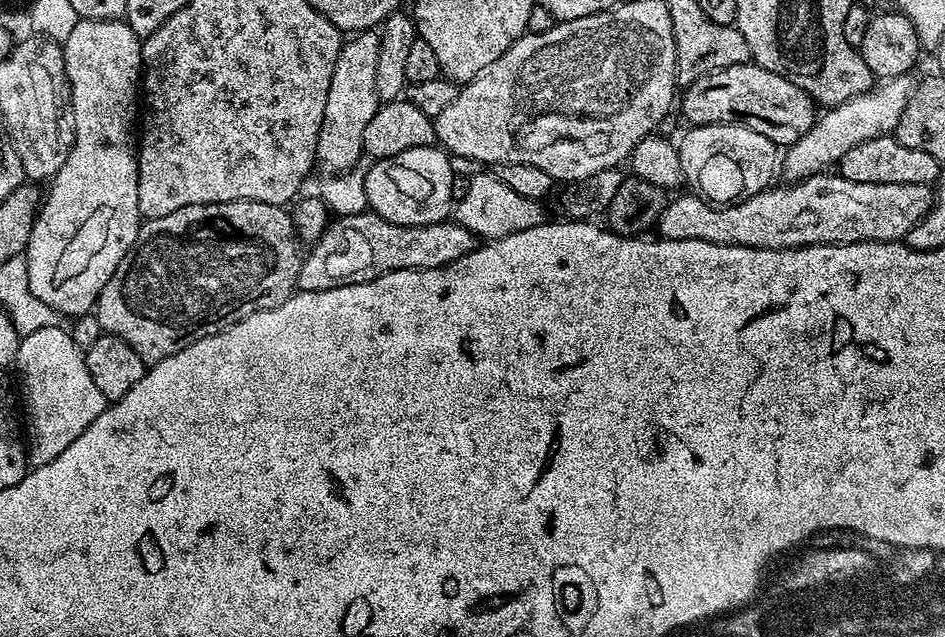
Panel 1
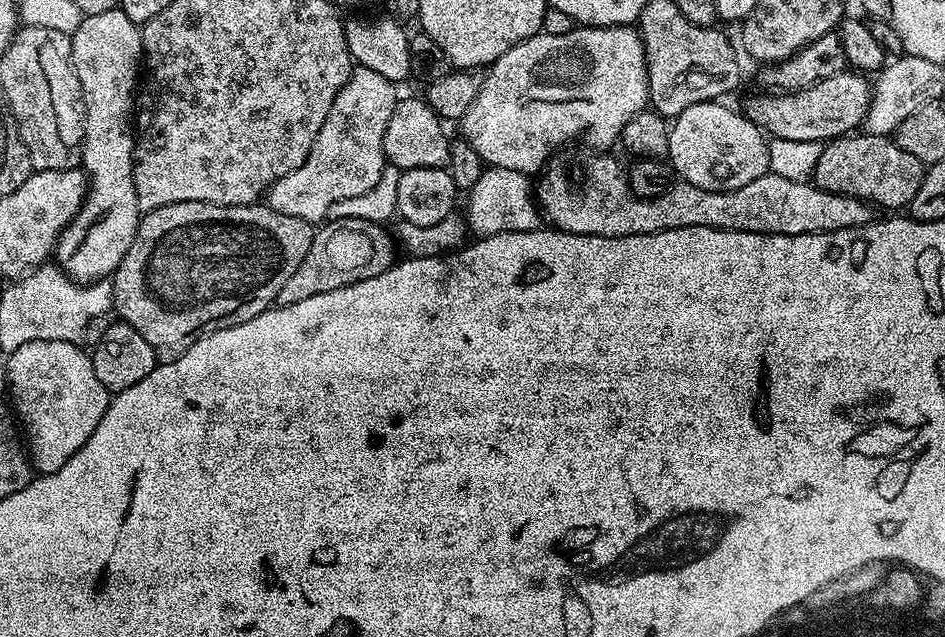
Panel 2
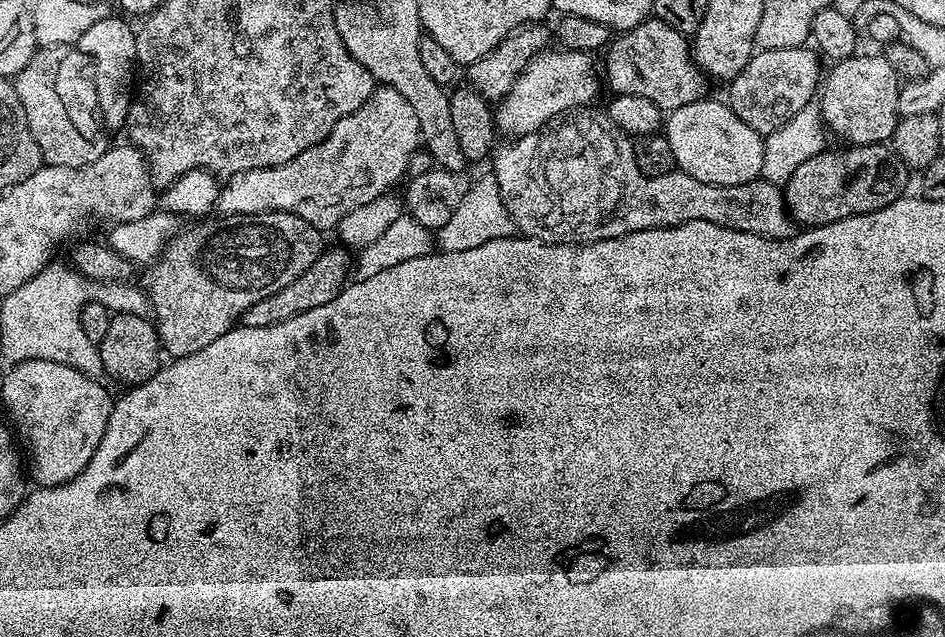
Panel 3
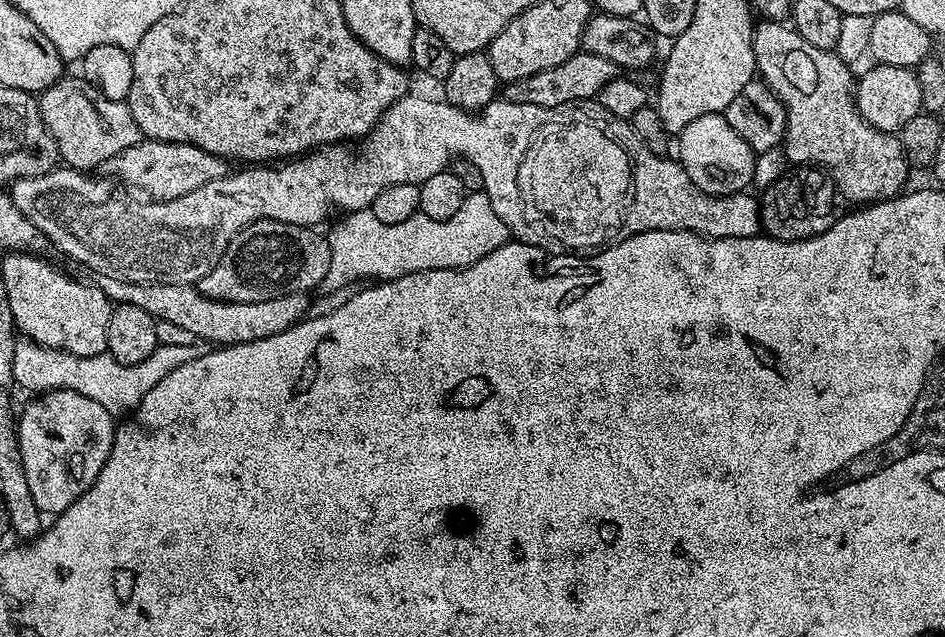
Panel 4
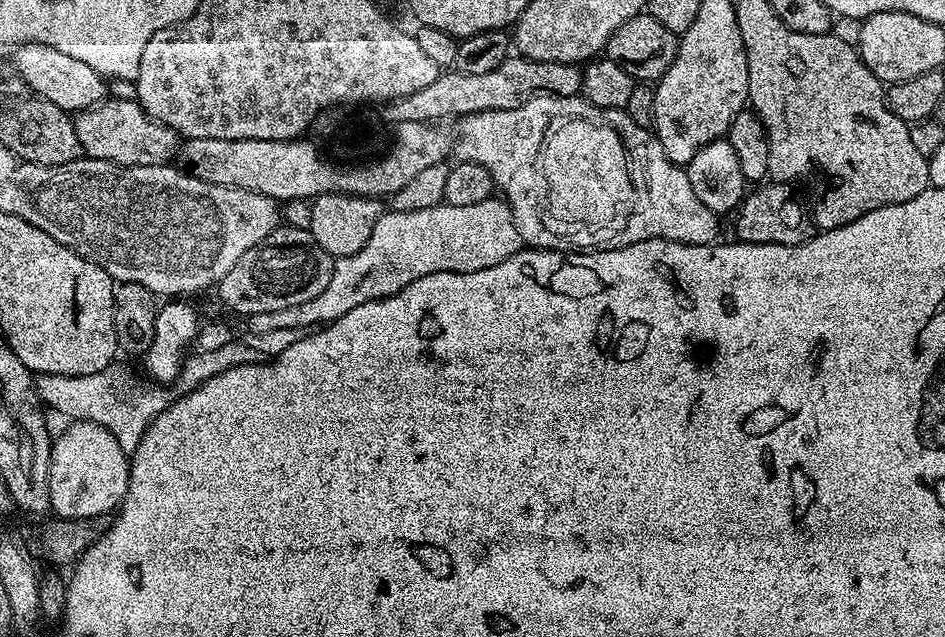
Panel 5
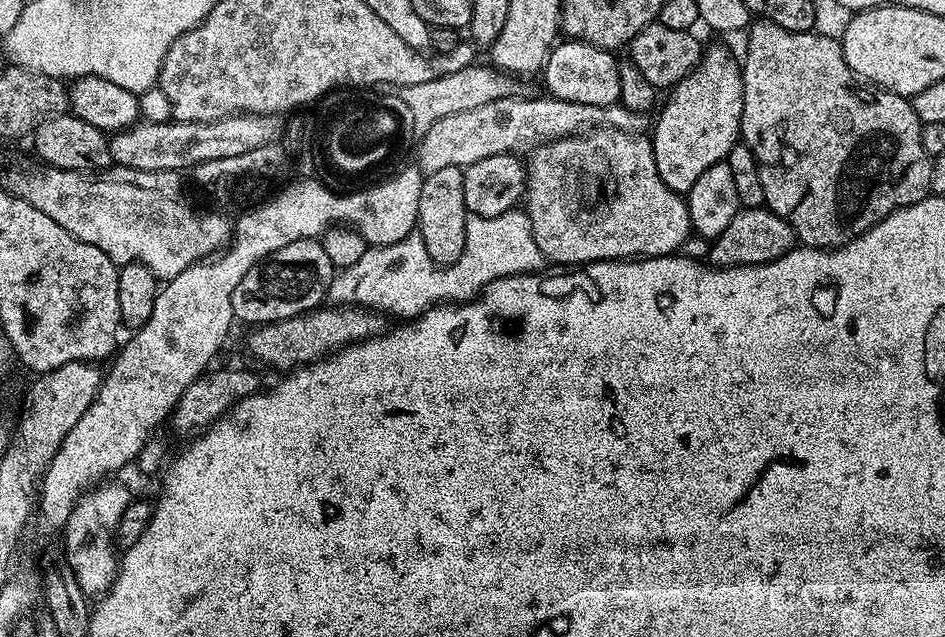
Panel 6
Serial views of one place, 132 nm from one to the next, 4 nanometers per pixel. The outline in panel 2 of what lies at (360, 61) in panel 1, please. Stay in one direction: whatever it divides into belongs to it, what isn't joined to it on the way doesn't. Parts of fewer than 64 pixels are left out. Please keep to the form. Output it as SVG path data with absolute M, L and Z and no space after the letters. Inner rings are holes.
M353 67L346 86L334 98L330 114L322 117L322 130L310 146L310 154L294 174L278 178L268 187L266 203L278 214L302 218L309 222L325 219L334 202L355 198L370 190L382 175L385 166L383 134L398 101L397 85L382 77L375 70Z

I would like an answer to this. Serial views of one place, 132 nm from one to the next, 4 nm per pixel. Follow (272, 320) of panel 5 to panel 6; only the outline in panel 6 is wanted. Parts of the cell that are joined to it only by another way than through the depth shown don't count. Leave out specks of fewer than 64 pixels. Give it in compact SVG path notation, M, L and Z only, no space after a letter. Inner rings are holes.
M513 210L503 212L494 218L482 218L469 215L465 222L465 249L461 257L443 270L430 269L430 261L423 235L413 234L402 238L400 242L383 246L369 247L354 262L354 266L339 269L332 277L332 284L328 288L327 299L336 306L355 306L358 308L373 308L385 317L404 316L400 318L415 318L426 308L445 302L467 302L475 300L490 282L507 276L517 276L527 272L538 272L545 267L544 255L538 250L538 242L534 242L532 223L527 211Z

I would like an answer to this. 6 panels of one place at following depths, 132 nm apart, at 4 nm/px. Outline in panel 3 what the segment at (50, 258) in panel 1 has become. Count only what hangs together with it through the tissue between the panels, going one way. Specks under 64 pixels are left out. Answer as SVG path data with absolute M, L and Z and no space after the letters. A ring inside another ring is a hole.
M115 14L104 16L78 42L85 57L90 58L90 75L96 87L96 107L105 129L123 129L134 99L134 65L136 64L136 32Z

